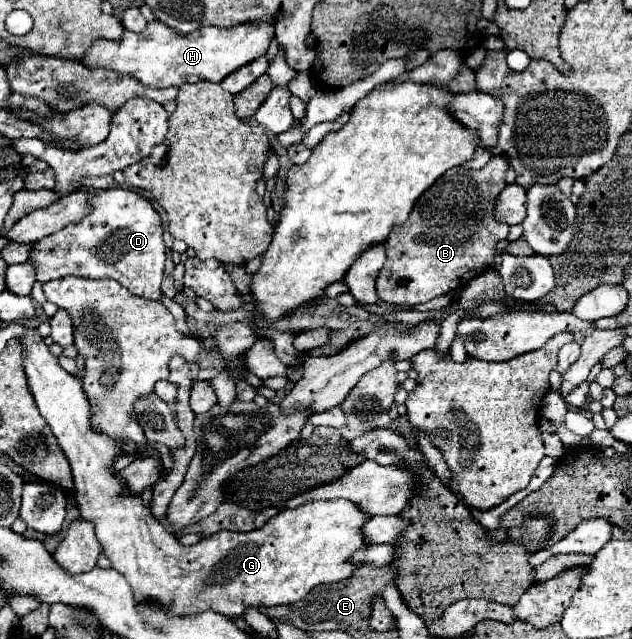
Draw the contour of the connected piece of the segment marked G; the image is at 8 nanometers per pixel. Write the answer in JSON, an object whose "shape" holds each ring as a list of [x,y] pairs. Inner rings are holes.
{"shape":[[[28,328],[26,334],[20,336],[20,342],[26,350],[24,368],[38,410],[46,418],[48,426],[58,438],[60,448],[70,460],[80,518],[94,524],[96,538],[102,544],[104,554],[112,562],[112,568],[124,574],[124,578],[134,590],[134,598],[158,598],[172,614],[194,614],[210,608],[232,618],[242,616],[244,608],[248,606],[258,608],[298,602],[318,584],[340,582],[356,572],[358,566],[350,558],[356,550],[364,550],[370,546],[362,532],[364,524],[370,520],[370,514],[364,514],[364,510],[350,500],[312,500],[294,510],[284,508],[262,528],[256,528],[252,532],[220,530],[194,546],[182,546],[158,524],[150,510],[142,506],[140,498],[116,498],[116,494],[120,494],[120,482],[116,482],[116,474],[110,472],[112,458],[116,456],[116,446],[112,446],[110,438],[104,438],[100,432],[92,430],[88,422],[90,406],[82,392],[82,380],[68,374],[58,364],[56,356],[50,354],[48,346],[42,342],[42,336],[34,328]]]}

